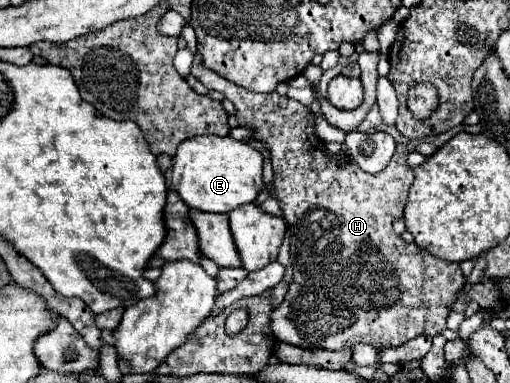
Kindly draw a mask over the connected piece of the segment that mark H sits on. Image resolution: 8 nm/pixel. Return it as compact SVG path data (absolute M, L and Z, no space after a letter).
M196 51L194 53L194 65L192 65L192 75L206 87L206 89L216 89L216 91L222 91L234 105L236 105L236 119L240 125L248 127L254 131L256 139L260 139L264 145L268 145L270 149L270 155L272 155L272 163L274 163L274 187L272 187L272 195L280 201L280 207L282 207L282 213L284 213L284 219L290 227L290 255L292 255L292 267L294 267L294 275L292 275L292 283L288 287L288 293L284 297L284 301L272 311L272 333L282 341L282 343L290 343L290 345L296 345L296 347L302 347L302 349L330 349L330 351L340 351L340 349L348 349L356 343L368 343L368 345L374 345L374 347L398 347L398 345L404 345L406 341L422 335L422 333L428 333L428 337L434 337L438 335L442 329L446 329L446 317L450 313L448 309L448 303L454 303L454 295L456 291L464 285L464 275L460 271L460 265L458 263L446 263L434 255L430 255L428 251L422 251L418 245L408 245L400 239L400 235L396 235L392 231L392 221L396 217L402 217L402 211L404 211L404 205L406 205L406 199L408 199L408 189L414 181L414 171L406 167L406 157L408 157L408 147L404 143L398 145L394 157L390 159L390 163L384 167L384 171L376 173L376 175L370 175L370 173L364 173L350 157L342 157L340 153L334 155L334 157L328 157L326 153L326 145L324 141L320 141L314 131L312 131L312 111L304 105L300 105L298 101L294 99L288 99L288 97L280 97L276 91L274 93L254 93L254 91L248 91L248 89L242 89L238 85L234 85L232 81L220 77L218 73L214 73L212 69L206 69L202 65L202 57L200 53Z

